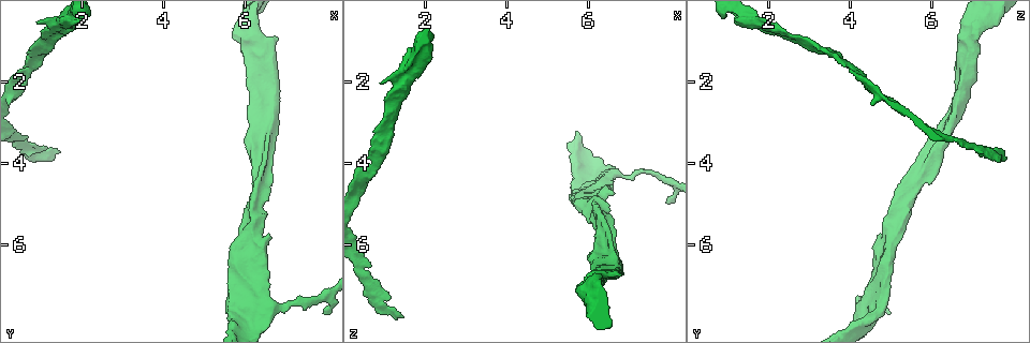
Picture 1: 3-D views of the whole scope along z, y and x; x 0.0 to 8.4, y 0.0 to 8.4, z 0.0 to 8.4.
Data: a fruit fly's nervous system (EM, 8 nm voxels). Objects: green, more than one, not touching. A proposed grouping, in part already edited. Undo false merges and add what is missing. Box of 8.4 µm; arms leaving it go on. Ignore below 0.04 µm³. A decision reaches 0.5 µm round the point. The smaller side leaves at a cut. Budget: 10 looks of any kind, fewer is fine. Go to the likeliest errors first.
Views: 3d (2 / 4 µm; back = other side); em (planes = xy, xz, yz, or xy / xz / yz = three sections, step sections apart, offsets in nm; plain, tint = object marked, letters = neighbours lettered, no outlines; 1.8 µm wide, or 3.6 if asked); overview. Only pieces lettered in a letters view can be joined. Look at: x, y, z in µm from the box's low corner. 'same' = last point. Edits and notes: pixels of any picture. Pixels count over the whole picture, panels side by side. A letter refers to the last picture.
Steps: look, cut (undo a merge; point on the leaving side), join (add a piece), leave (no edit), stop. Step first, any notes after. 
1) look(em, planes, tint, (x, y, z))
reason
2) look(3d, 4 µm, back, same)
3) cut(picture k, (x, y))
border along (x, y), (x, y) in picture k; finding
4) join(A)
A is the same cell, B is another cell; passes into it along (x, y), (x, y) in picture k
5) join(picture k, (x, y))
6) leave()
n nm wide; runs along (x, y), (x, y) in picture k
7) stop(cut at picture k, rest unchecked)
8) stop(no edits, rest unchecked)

look(3d, 4 µm, (6.30, 5.80, 4.90))
closes a loop

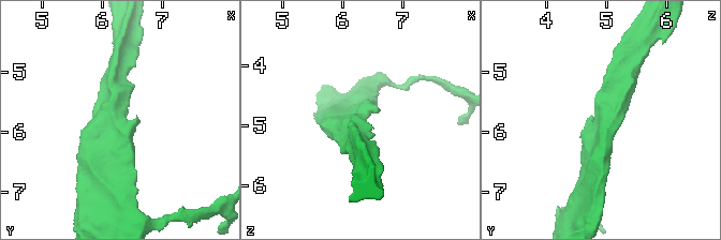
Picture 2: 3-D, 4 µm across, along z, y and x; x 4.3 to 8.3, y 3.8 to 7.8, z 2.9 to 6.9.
look(em, planes, tint, (6.25, 5.80, 4.85))
arms of 220, 300 nm

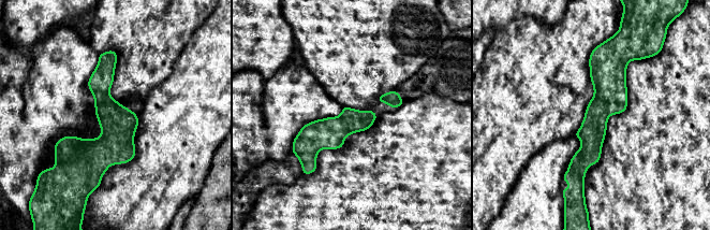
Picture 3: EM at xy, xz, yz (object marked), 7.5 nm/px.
look(em, planes, letters, same)
what lies round it

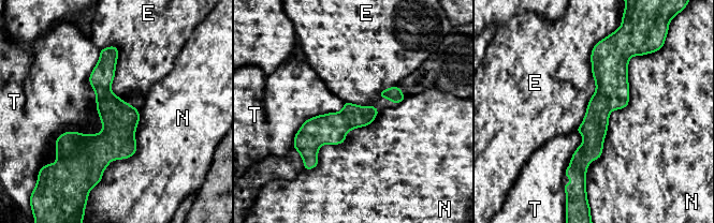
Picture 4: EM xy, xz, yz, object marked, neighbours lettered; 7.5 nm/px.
leave()
E, N and T are other cells; runs along (599, 47), (603, 102), (582, 175) in picture 4; all the same neuron

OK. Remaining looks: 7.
look(em, planes, letters, (1.40, 0.65, 2.10))

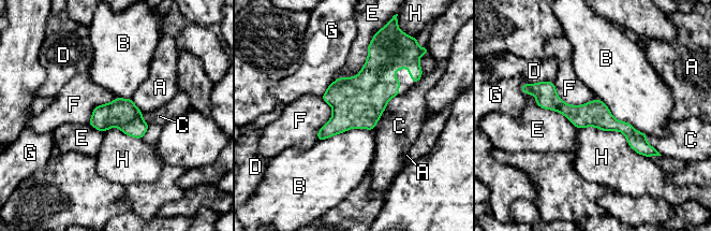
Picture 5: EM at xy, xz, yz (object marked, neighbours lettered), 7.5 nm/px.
leave()
200 nm wide; A, B, C, D, E, F, G and H are other cells; runs along (534, 89), (624, 127), (647, 148) in picture 5; one neuron here

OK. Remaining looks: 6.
look(3d, 4 µm, (6.75, 1.15, 6.75))
branch stops here

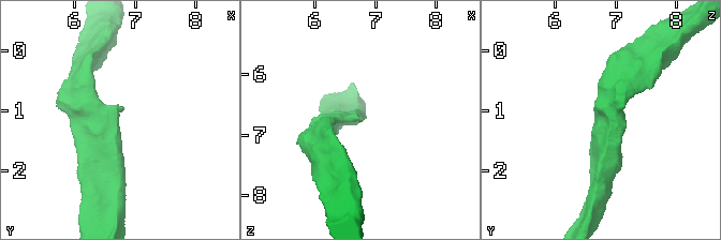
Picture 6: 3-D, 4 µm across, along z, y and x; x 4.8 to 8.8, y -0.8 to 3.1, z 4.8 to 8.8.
look(em, planes, letters, (6.75, 1.15, 6.75))
now the EM

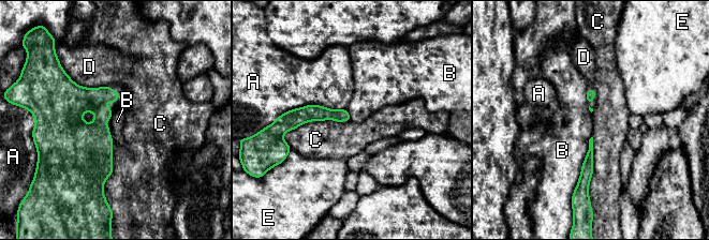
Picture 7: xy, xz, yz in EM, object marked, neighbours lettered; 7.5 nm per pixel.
leave()
A, B, C, D and E are other cells; border along (591, 136), (581, 173), (573, 192) in picture 7; none of them fits

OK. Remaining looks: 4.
look(3d, 4 µm, back, (5.65, 7.95, 4.50))
branch stops here

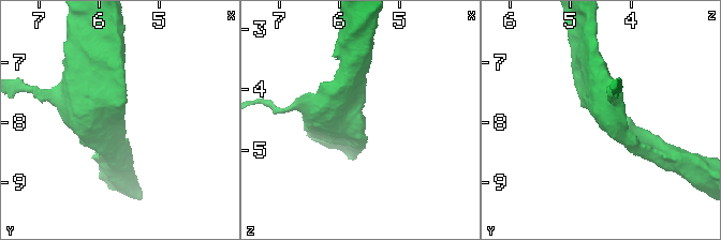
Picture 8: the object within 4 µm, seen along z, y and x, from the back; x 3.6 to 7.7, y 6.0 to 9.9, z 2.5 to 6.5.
look(em, planes, letters, (5.60, 7.90, 4.50))

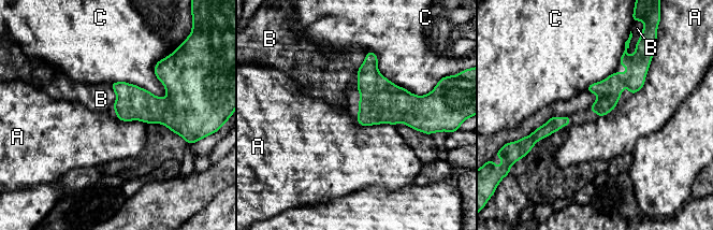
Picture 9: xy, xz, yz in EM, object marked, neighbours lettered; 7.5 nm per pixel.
leave()
A, B and C are other cells; border along (355, 118), (361, 125), (394, 126) in picture 9; no lettered piece goes on from it

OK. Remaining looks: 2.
stop(no edits, rest unchecked)

